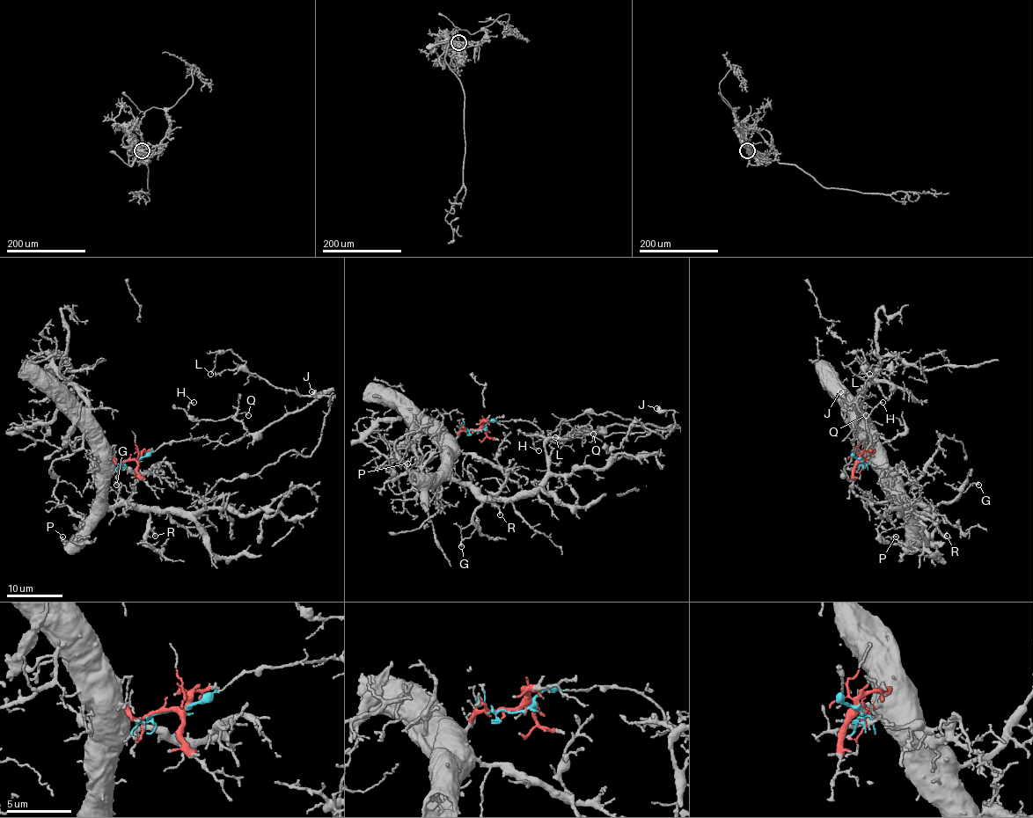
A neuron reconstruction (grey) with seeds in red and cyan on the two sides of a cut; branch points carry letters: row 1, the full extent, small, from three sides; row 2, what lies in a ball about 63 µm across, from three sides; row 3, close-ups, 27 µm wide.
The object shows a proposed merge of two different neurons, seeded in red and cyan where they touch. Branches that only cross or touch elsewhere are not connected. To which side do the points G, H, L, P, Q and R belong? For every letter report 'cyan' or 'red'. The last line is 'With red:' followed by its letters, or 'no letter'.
G: red
H: cyan
L: cyan
P: red
Q: cyan
R: red
With red: G, P, R

